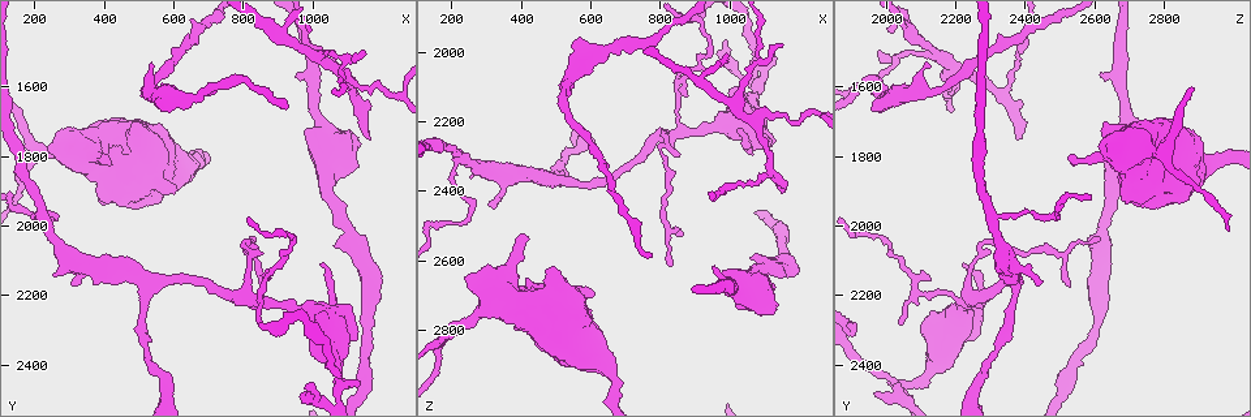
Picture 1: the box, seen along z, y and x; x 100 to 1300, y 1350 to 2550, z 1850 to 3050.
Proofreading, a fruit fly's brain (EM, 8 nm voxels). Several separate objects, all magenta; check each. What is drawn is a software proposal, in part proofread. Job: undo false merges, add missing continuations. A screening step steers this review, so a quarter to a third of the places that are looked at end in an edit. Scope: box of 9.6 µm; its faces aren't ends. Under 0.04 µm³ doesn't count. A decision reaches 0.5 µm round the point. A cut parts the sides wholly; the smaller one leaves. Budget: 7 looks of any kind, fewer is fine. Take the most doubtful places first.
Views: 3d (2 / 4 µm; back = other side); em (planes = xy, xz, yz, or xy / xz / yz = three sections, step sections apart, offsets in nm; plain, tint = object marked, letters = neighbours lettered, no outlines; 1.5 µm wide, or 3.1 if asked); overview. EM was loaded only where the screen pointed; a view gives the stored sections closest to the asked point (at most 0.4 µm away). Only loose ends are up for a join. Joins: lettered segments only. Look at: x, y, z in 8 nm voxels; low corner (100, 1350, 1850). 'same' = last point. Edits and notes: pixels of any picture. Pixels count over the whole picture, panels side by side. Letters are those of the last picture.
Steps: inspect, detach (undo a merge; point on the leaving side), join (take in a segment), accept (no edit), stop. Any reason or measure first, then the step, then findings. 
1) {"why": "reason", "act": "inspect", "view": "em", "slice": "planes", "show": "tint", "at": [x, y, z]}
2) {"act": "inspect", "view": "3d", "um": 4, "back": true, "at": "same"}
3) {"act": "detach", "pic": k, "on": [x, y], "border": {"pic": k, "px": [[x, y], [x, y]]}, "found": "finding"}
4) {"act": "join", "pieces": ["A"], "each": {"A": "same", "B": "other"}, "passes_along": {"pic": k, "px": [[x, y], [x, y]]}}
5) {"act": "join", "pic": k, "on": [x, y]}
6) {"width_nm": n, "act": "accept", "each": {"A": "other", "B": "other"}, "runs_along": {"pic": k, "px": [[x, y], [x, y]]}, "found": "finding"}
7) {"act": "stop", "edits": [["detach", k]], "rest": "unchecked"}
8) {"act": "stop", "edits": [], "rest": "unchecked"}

{"act": "inspect", "view": "em", "slice": "xy", "step": 4, "show": "tint", "at": [1060, 2070, 2590]}

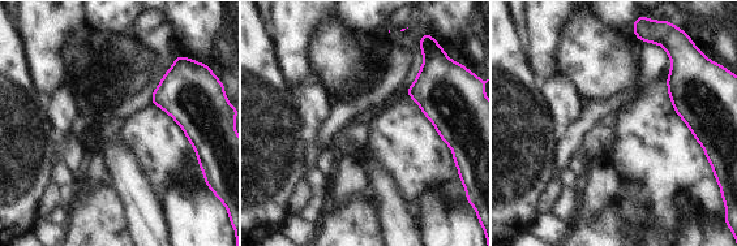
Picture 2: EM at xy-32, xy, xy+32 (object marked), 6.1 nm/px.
{"act": "inspect", "view": "em", "slice": "xy", "step": 4, "show": "letters", "at": "same"}

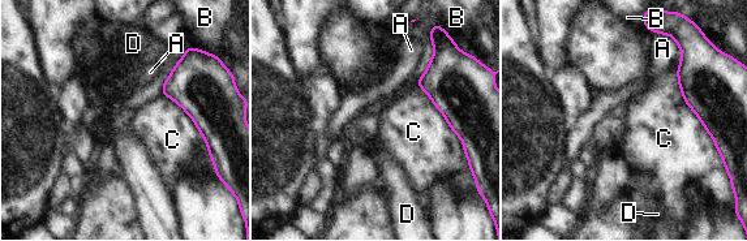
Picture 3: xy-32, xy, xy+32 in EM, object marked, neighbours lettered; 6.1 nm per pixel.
{"longest_contact_nm": ["C", 550], "act": "accept", "each": {"A": "other", "B": "other", "C": "other", "D": "other"}, "found": "none of them fits"}

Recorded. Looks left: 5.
{"why": "free end", "act": "inspect", "view": "3d", "um": 4, "back": true, "at": [310, 2170, 2440]}

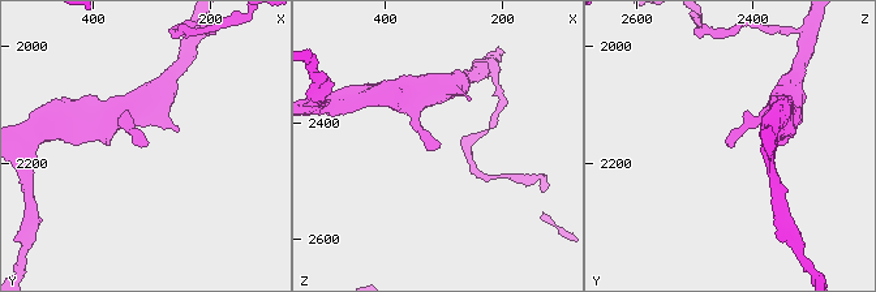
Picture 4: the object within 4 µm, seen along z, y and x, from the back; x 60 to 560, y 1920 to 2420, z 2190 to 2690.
{"act": "inspect", "view": "em", "slice": "planes", "show": "tint", "at": [305, 2170, 2440]}

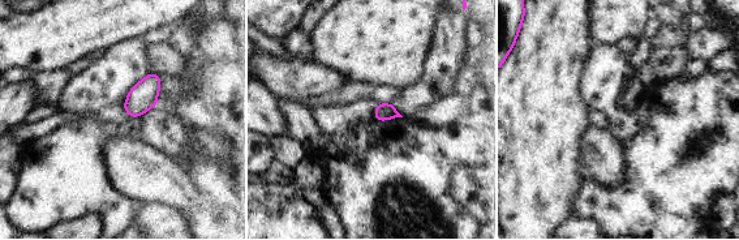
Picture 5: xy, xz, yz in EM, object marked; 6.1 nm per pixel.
{"act": "inspect", "view": "em", "slice": "planes", "show": "letters", "at": "same"}

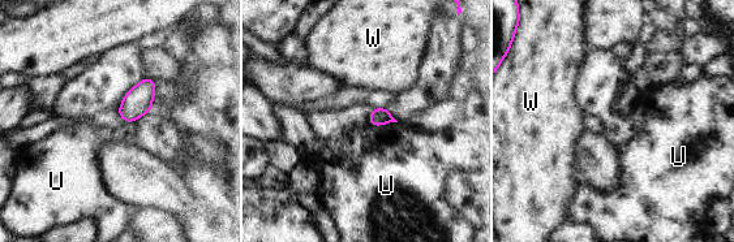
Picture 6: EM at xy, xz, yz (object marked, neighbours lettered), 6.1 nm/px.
{"longest_contact_nm": ["U", 190], "act": "accept", "each": {"U": "other", "W": "other"}, "border": {"pic": 6, "px": [[368, 115], [373, 125], [396, 122]]}, "found": "no lettered segment goes on from it"}

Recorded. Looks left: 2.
{"why": "an open end", "act": "inspect", "view": "3d", "um": 2, "at": [1170, 1740, 2370]}

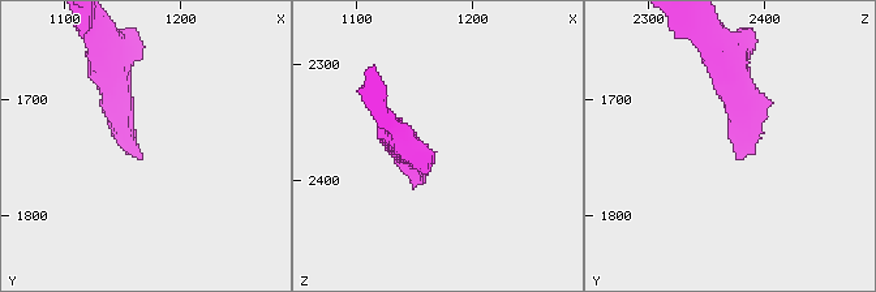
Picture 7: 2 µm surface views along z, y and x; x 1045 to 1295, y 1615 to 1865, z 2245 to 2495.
{"why": "need the tissue", "act": "inspect", "view": "em", "slice": "planes", "show": "letters", "at": [1164, 1750, 2372]}

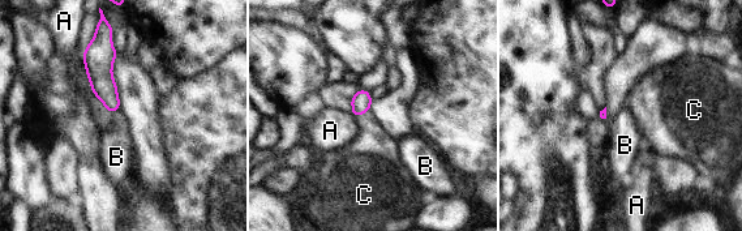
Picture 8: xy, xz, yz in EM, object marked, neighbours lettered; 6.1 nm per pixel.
{"longest_contact_nm": ["A", 130], "act": "join", "pieces": ["C"], "each": {"A": "other", "B": "other", "C": "same"}, "passes_along": {"pic": 8, "px": [[361, 101], [361, 114], [372, 153]]}, "found": "the neuron continues"}

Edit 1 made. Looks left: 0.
{"act": "stop", "edits": [["join", 8]], "rest": "unchecked"}

